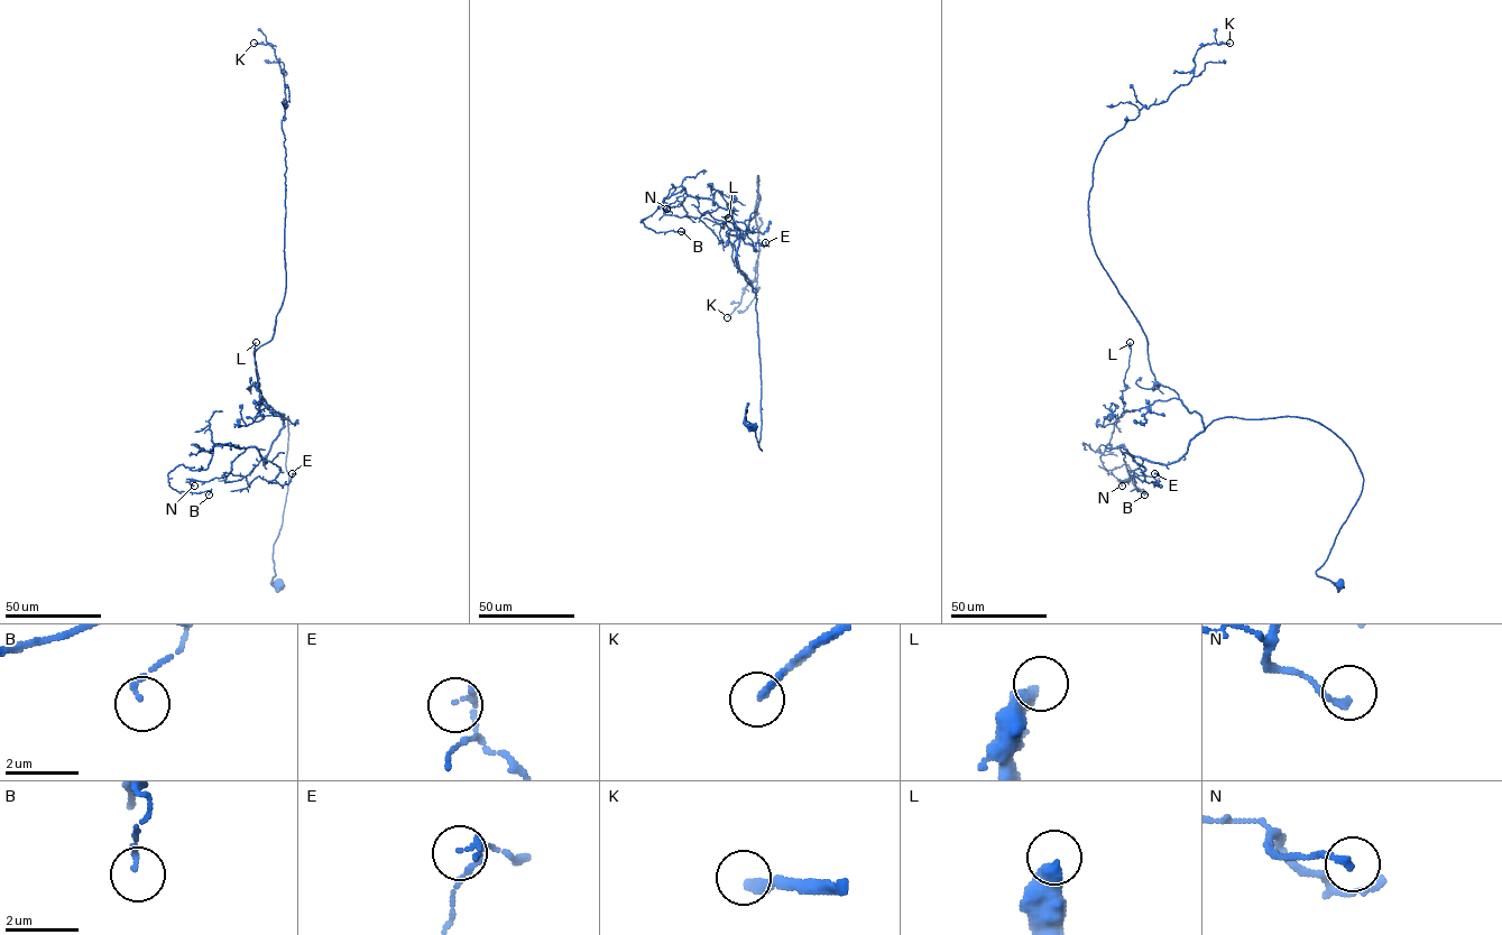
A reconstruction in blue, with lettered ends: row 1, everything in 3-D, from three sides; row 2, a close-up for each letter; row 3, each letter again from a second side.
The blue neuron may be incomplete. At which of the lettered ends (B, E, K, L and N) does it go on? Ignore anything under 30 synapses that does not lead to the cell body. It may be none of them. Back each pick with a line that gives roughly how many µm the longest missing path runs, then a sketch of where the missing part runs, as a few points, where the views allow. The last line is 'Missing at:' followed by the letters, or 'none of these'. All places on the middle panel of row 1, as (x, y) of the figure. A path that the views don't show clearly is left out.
K: Missing length about 60 µm. Course of what is missing: (727, 317), (715, 334), (710, 333), (662, 364)
Missing at: K

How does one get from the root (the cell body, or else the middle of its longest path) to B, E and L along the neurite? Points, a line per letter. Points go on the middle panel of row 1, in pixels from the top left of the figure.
B: (752, 427), (747, 404), (762, 451), (756, 297), (739, 268), (733, 215), (684, 187), (641, 220), (681, 231)
E: (752, 427), (747, 404), (762, 451), (756, 297), (734, 222), (754, 249), (765, 242)
L: (752, 427), (744, 423), (747, 404), (762, 451), (756, 290), (736, 266), (739, 231), (731, 209), (728, 218)

